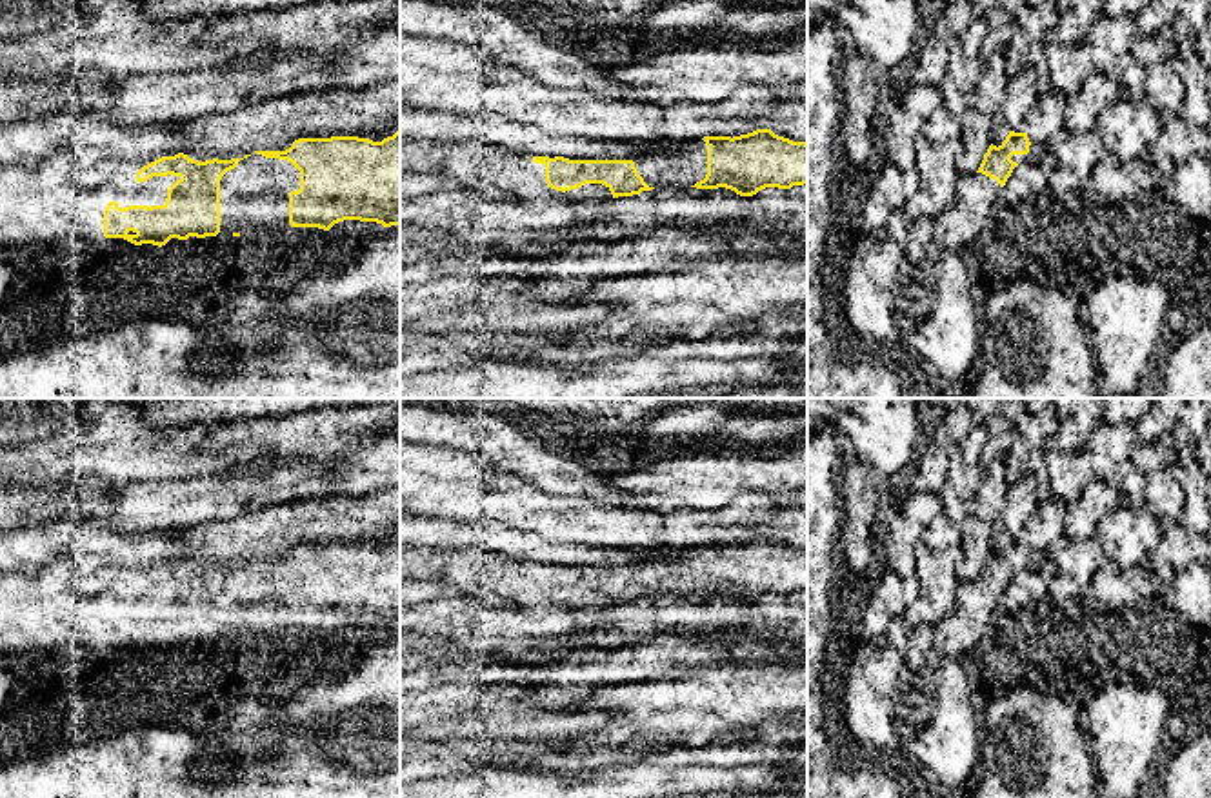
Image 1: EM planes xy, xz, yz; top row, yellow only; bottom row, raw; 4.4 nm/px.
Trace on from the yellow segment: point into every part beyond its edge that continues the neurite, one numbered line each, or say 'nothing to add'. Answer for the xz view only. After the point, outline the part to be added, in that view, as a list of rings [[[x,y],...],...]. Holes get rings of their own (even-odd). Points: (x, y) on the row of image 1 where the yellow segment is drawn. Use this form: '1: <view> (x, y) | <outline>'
1: xz (473, 164) | [[[400,140],[400,169],[438,173],[458,187],[522,193],[529,187],[531,155],[489,145],[484,140]]]
2: xz (677, 164) | [[[704,140],[667,144],[633,162],[649,187],[691,187],[707,175],[707,145]]]

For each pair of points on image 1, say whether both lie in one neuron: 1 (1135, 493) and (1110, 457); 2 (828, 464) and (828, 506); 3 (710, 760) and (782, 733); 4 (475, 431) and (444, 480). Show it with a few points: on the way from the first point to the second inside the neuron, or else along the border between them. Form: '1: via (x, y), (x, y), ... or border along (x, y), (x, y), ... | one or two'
1: via (1131, 484), (1115, 466) | one
2: via (828, 475), (828, 495) | one
3: via (728, 760), (746, 760), (764, 742) | one
4: border along (420, 444), (462, 451), (473, 458) | two

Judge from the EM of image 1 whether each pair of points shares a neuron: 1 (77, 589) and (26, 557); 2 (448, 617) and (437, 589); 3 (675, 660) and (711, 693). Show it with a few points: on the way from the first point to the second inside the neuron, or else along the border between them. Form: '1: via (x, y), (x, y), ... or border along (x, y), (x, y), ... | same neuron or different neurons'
1: border along (75, 562), (48, 564), (31, 575), (19, 577) | different neurons
2: border along (446, 597), (419, 606) | different neurons
3: border along (695, 669), (688, 675) | different neurons

